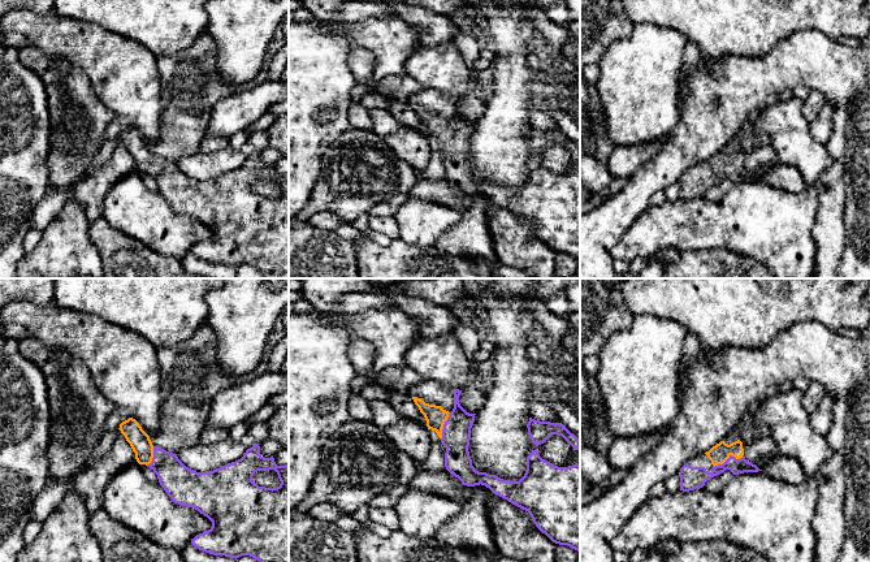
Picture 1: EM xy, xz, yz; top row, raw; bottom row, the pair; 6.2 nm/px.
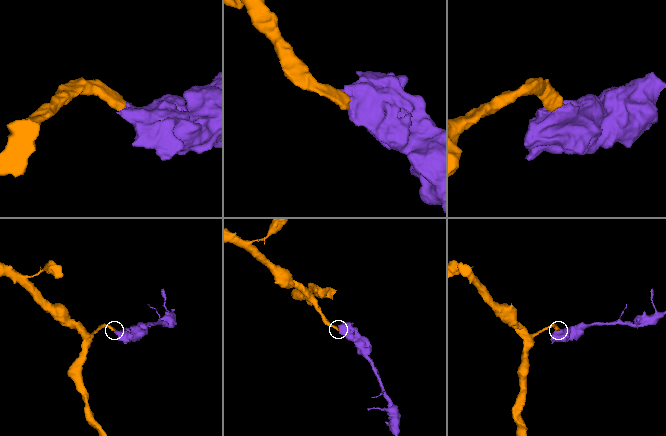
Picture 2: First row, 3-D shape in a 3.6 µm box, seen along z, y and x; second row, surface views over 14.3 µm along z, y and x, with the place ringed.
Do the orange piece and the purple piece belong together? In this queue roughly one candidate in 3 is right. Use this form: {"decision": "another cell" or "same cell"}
{"decision": "same cell"}

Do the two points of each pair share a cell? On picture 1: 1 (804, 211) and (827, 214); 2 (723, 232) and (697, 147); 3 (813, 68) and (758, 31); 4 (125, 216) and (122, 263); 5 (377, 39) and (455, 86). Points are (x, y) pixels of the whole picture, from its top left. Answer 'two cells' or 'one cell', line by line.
1: two cells
2: two cells
3: two cells
4: two cells
5: two cells

